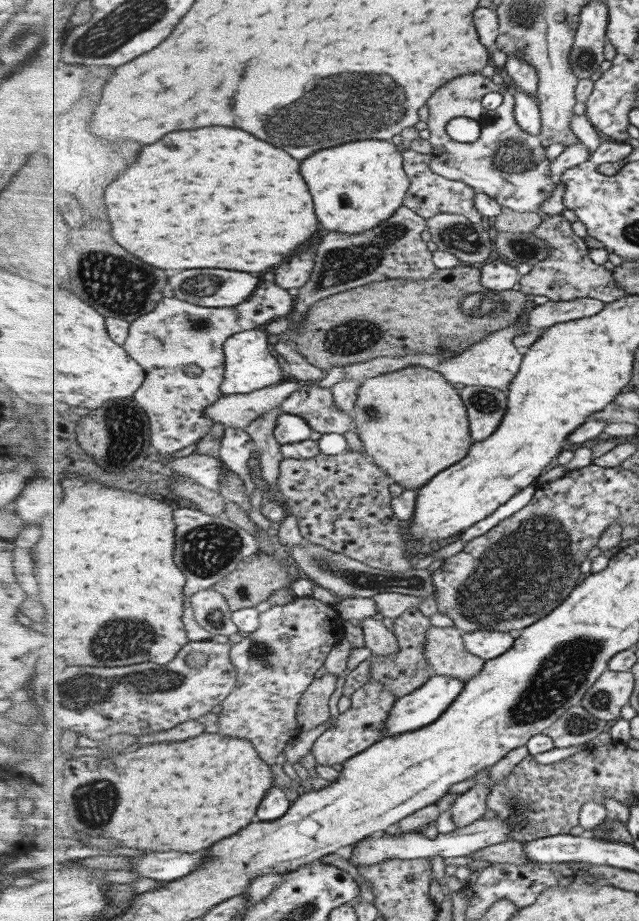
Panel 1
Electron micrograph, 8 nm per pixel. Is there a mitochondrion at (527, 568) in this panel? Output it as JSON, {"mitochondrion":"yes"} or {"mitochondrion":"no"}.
{"mitochondrion":"yes"}

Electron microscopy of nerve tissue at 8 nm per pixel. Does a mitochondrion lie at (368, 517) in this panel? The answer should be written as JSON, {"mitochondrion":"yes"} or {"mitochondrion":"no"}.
{"mitochondrion":"no"}

